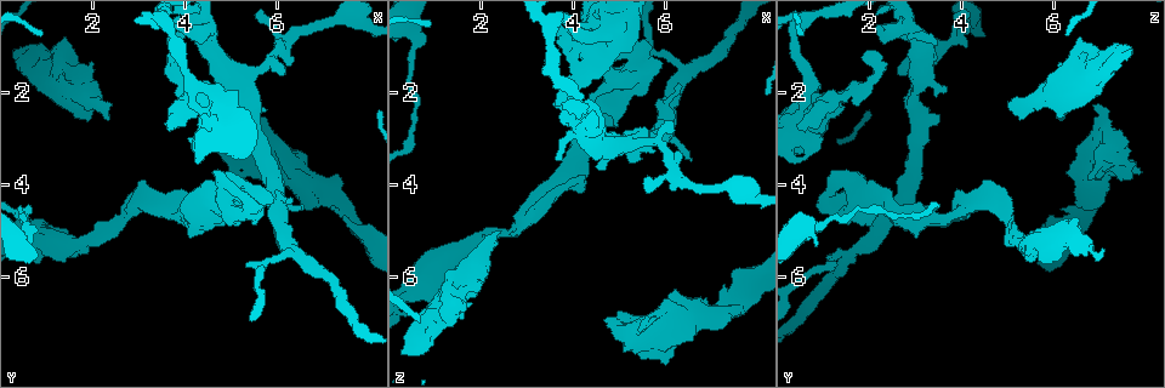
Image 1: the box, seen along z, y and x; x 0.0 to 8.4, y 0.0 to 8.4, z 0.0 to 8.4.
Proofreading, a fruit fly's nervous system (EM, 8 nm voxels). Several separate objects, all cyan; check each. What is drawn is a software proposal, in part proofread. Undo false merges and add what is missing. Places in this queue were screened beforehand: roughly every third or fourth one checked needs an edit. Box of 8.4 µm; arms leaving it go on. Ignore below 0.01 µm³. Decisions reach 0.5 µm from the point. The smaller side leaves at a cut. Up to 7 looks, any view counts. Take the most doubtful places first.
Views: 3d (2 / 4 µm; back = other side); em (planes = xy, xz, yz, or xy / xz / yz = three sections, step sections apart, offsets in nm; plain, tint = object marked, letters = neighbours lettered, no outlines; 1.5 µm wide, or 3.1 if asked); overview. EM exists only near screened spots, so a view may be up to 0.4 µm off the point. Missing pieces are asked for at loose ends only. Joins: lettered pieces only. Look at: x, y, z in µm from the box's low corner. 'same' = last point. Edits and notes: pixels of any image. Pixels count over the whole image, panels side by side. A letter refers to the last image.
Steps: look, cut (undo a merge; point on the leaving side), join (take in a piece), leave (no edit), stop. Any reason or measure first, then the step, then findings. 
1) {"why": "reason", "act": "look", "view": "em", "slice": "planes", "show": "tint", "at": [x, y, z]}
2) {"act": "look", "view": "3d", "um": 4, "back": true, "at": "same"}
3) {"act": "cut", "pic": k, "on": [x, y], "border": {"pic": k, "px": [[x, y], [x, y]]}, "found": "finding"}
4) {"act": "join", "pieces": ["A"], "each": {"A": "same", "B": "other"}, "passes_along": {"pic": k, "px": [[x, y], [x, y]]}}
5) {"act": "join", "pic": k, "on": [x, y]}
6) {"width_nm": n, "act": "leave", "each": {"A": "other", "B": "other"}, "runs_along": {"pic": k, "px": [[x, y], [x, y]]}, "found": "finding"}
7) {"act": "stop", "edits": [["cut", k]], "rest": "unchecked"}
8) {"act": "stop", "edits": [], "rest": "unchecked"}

{"why": "stops while still wide", "act": "look", "view": "em", "slice": "xy", "step": 8, "show": "letters", "at": [1.95, 2.60, 6.10]}

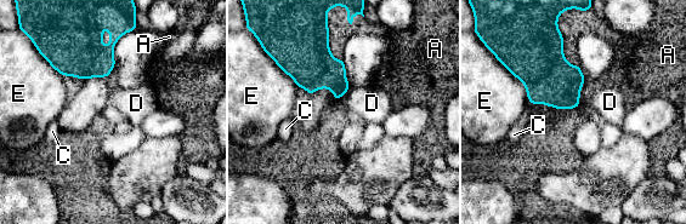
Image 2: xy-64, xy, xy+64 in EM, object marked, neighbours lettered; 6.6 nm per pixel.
{"act": "leave", "each": {"A": "other", "C": "other", "D": "other", "E": "other"}, "found": "no lettered piece goes on from it"}

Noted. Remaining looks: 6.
{"why": "abrupt turn", "act": "look", "view": "em", "slice": "planes", "show": "tint", "at": [3.80, 4.65, 3.90]}

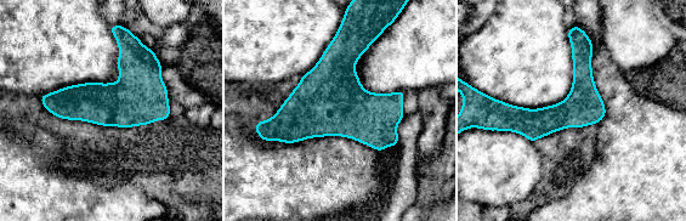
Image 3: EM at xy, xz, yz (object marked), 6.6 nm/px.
{"why": "see the neighbours", "act": "look", "view": "em", "slice": "planes", "show": "letters", "at": "same"}

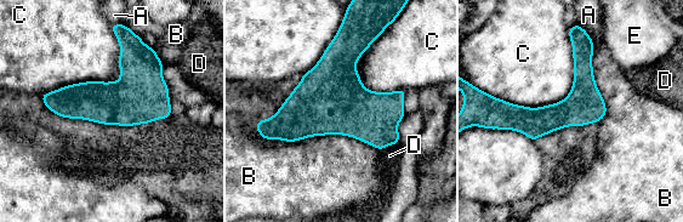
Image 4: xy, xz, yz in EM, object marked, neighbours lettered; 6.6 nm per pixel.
{"longest_contact_nm": ["B", 850], "act": "leave", "each": {"A": "other", "B": "other", "C": "other", "D": "other", "E": "other"}, "runs_along": {"pic": 4, "px": [[574, 38], [582, 91], [508, 126]]}, "found": "one neuron here"}

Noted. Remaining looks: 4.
{"why": "an open end", "act": "look", "view": "em", "slice": "planes", "show": "letters", "at": [3.65, 0.90, 3.40]}

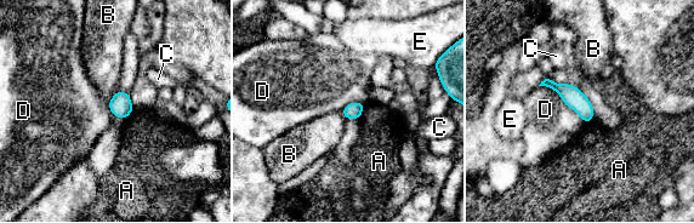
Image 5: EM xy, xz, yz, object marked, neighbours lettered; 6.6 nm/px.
{"width_nm": 110, "act": "leave", "each": {"A": "other", "B": "other", "C": "other", "D": "other", "E": "other"}, "border": {"pic": 5, "px": [[539, 85], [551, 87], [585, 123]]}, "found": "no lettered piece goes on from it"}

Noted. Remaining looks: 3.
{"act": "stop", "edits": [], "rest": "unchecked"}

